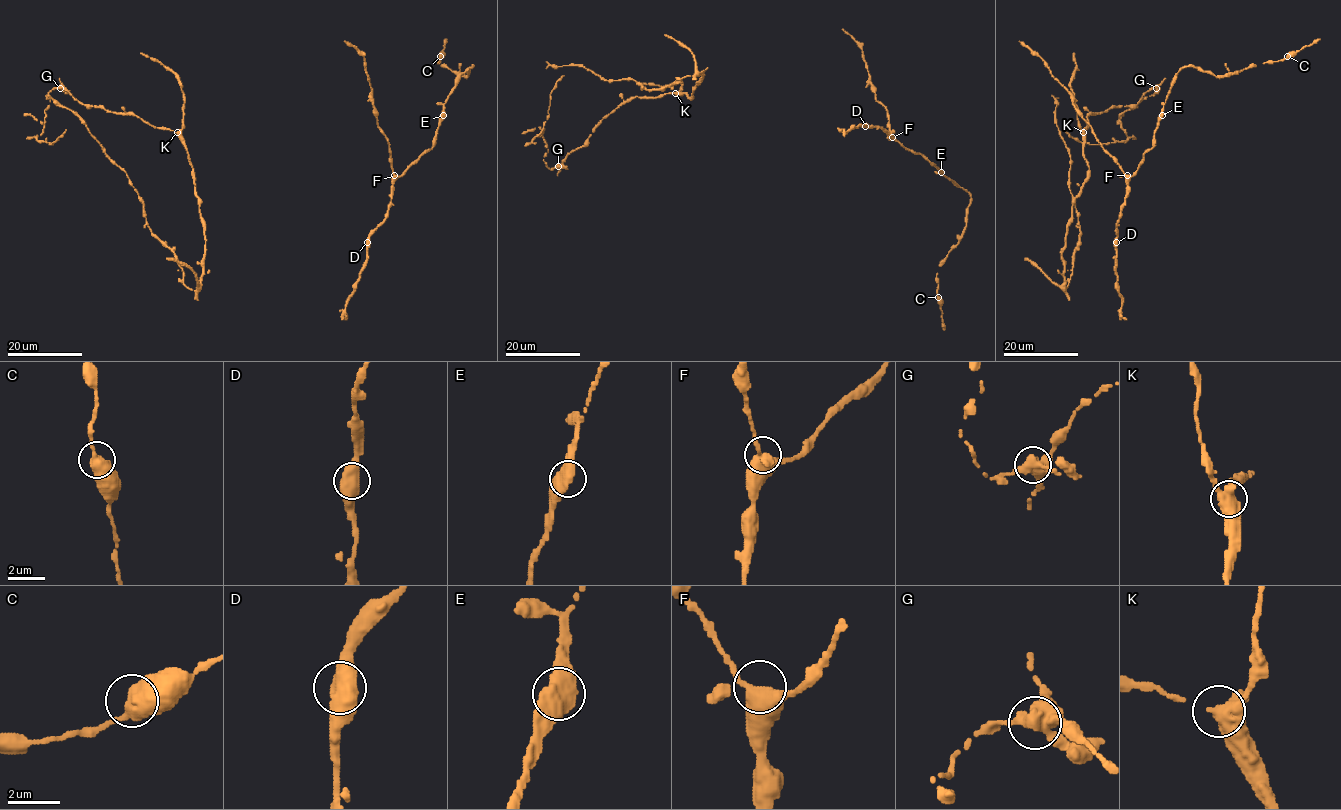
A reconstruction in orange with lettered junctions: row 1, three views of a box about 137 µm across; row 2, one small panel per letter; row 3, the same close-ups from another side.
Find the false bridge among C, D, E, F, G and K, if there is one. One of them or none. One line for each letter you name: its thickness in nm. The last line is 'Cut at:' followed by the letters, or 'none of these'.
G: Thickness 480 nm
Cut at: G

